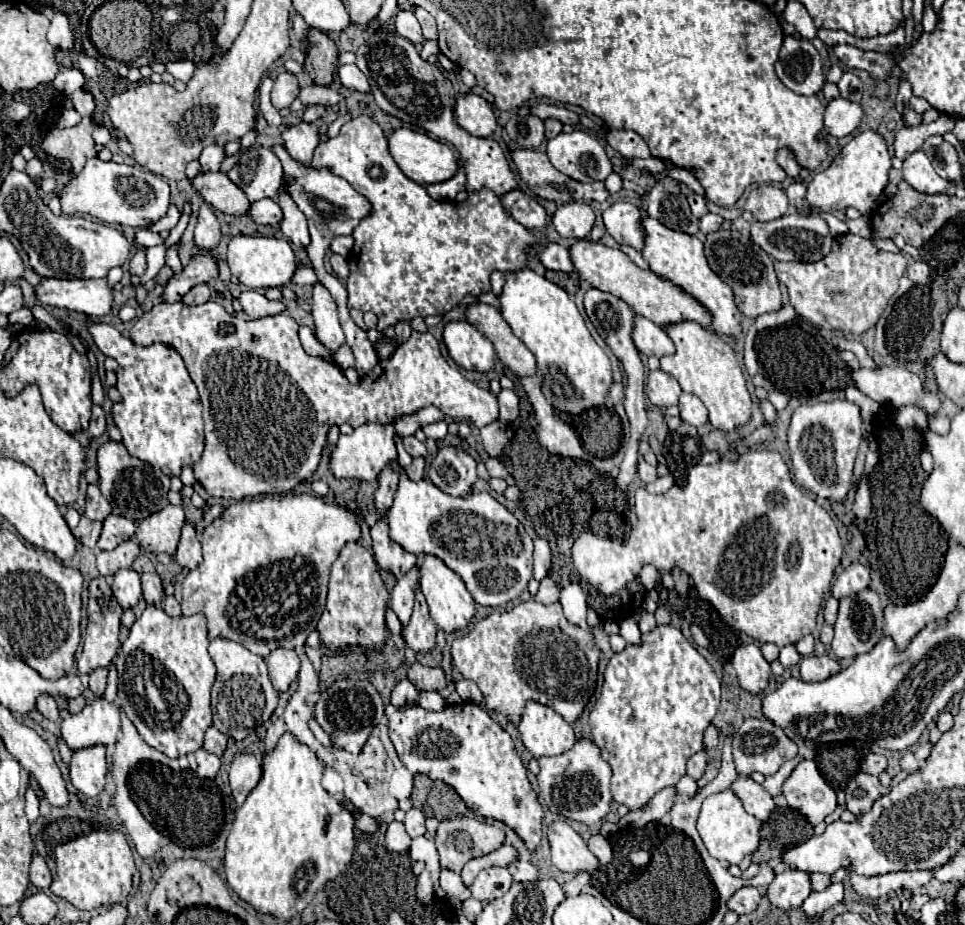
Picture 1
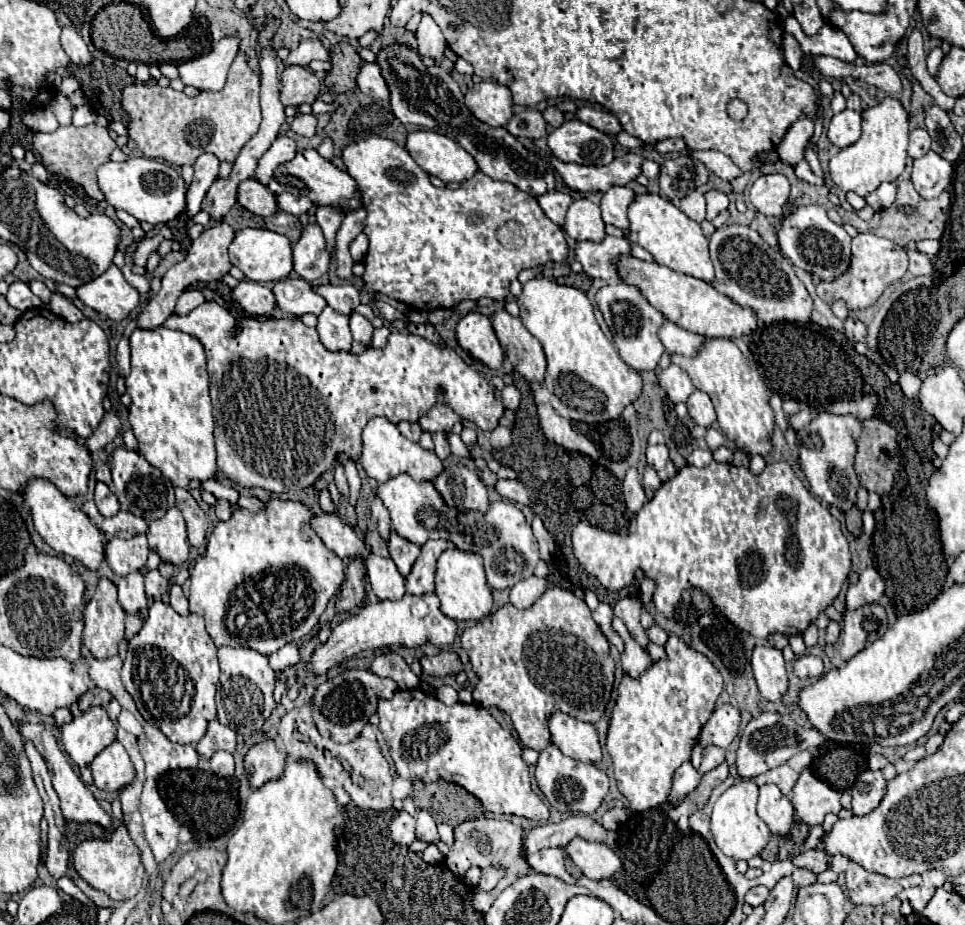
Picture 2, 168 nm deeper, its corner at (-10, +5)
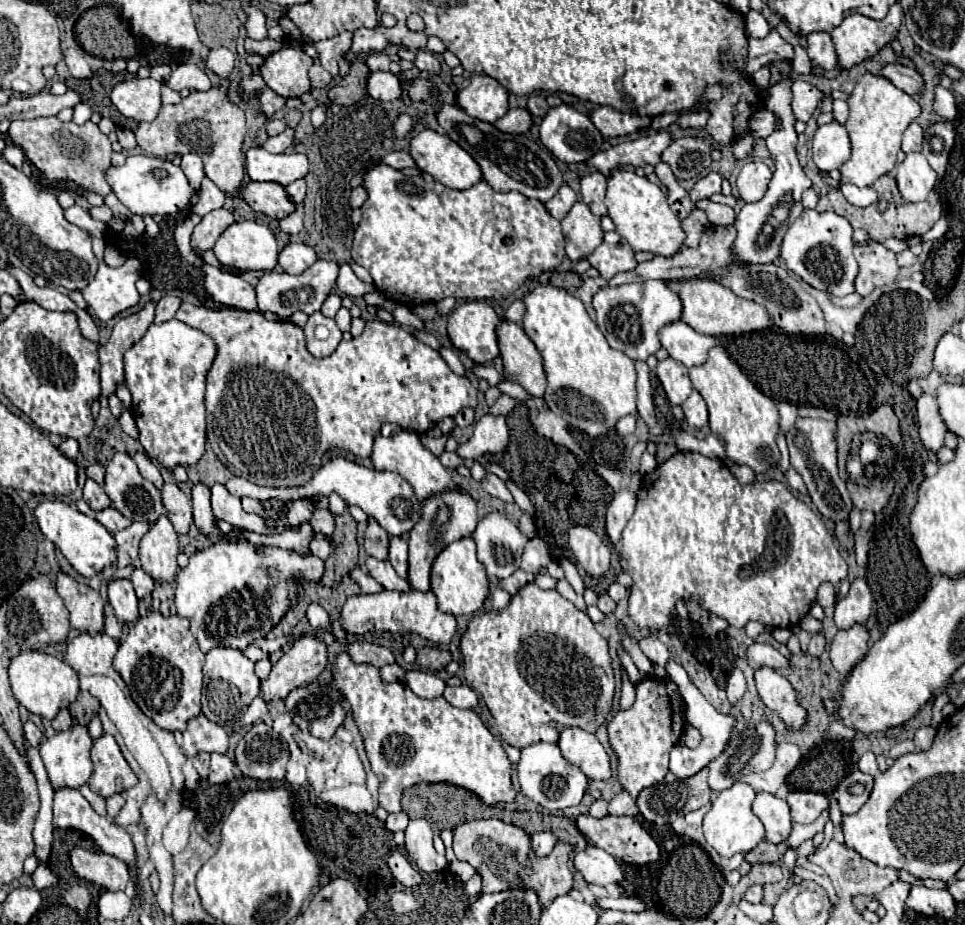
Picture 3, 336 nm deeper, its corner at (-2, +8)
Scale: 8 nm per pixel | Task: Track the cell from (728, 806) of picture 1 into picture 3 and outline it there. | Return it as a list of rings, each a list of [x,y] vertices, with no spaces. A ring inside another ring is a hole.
[[[737,781],[733,787],[719,793],[719,797],[713,801],[709,813],[703,819],[703,833],[707,843],[725,859],[733,857],[735,853],[747,853],[765,839],[765,829],[759,817],[751,811],[753,797],[755,797],[753,787],[743,781]]]

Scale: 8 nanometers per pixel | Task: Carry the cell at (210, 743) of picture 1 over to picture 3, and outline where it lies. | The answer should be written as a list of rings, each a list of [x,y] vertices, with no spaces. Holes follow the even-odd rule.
[[[197,715],[187,723],[183,731],[181,751],[191,759],[201,751],[207,753],[225,753],[229,745],[229,737],[223,727],[211,723],[205,715]]]

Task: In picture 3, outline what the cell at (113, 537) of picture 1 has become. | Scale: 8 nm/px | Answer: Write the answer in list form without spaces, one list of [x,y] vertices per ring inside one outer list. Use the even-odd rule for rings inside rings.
[[[107,507],[107,509],[99,511],[95,517],[97,517],[97,521],[99,521],[101,525],[105,525],[111,533],[117,533],[117,531],[121,531],[121,529],[125,529],[125,527],[131,525],[131,521],[129,521],[127,517],[123,517],[115,507]]]

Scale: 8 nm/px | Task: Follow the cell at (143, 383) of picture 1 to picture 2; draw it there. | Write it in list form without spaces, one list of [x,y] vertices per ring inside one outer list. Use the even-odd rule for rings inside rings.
[[[157,326],[151,330],[133,330],[129,336],[131,344],[131,374],[127,376],[127,394],[131,396],[129,422],[139,442],[139,452],[147,462],[159,468],[173,486],[183,486],[191,480],[207,480],[216,475],[217,454],[215,448],[212,403],[209,400],[209,374],[205,368],[205,352],[197,338]]]

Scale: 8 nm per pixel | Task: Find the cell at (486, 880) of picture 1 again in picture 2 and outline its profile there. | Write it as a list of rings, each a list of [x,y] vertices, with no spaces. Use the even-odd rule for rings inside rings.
[[[485,868],[483,870],[483,874],[481,874],[481,880],[479,880],[479,890],[485,890],[485,892],[489,892],[489,890],[493,890],[495,886],[497,886],[497,882],[501,880],[505,876],[505,870],[503,868]]]

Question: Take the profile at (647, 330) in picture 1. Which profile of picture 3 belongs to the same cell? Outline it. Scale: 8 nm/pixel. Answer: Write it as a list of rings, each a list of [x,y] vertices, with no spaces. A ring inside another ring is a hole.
[[[683,321],[665,325],[659,333],[659,339],[669,355],[687,367],[703,365],[707,361],[709,349],[719,344],[715,337],[701,335]]]

